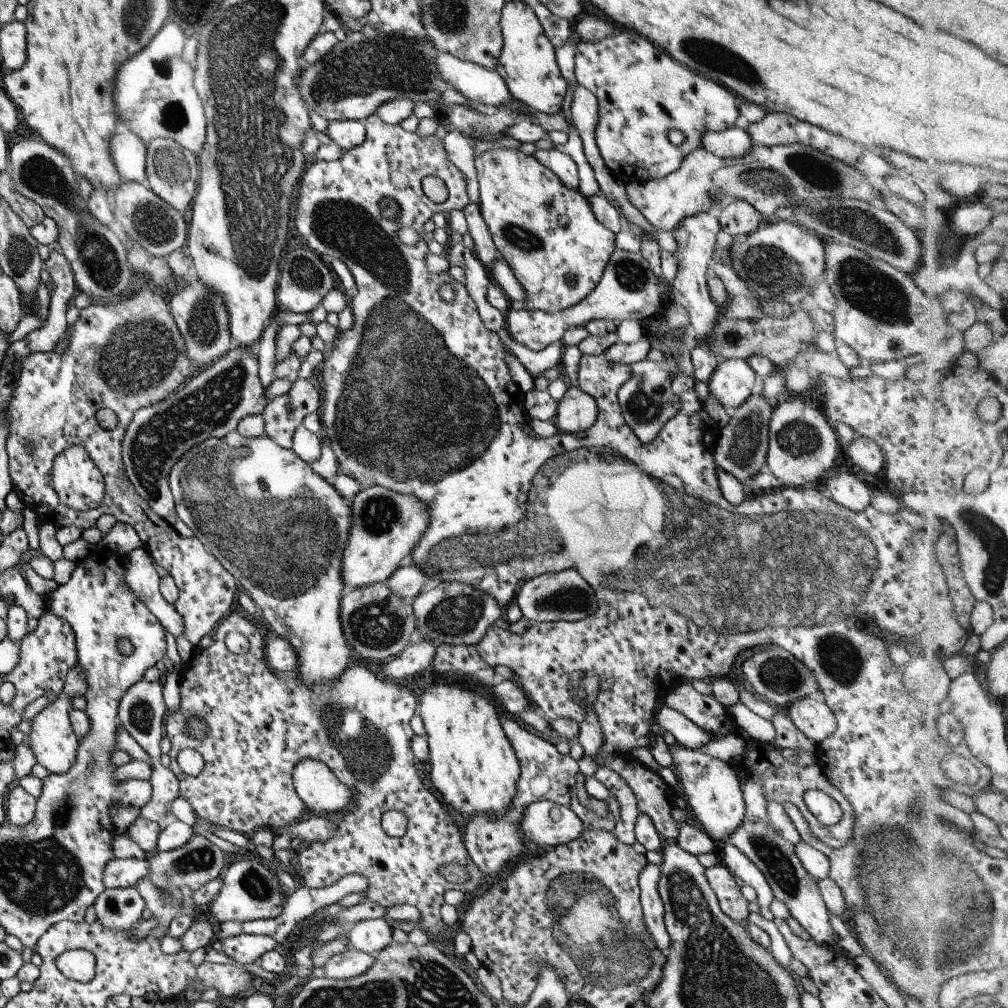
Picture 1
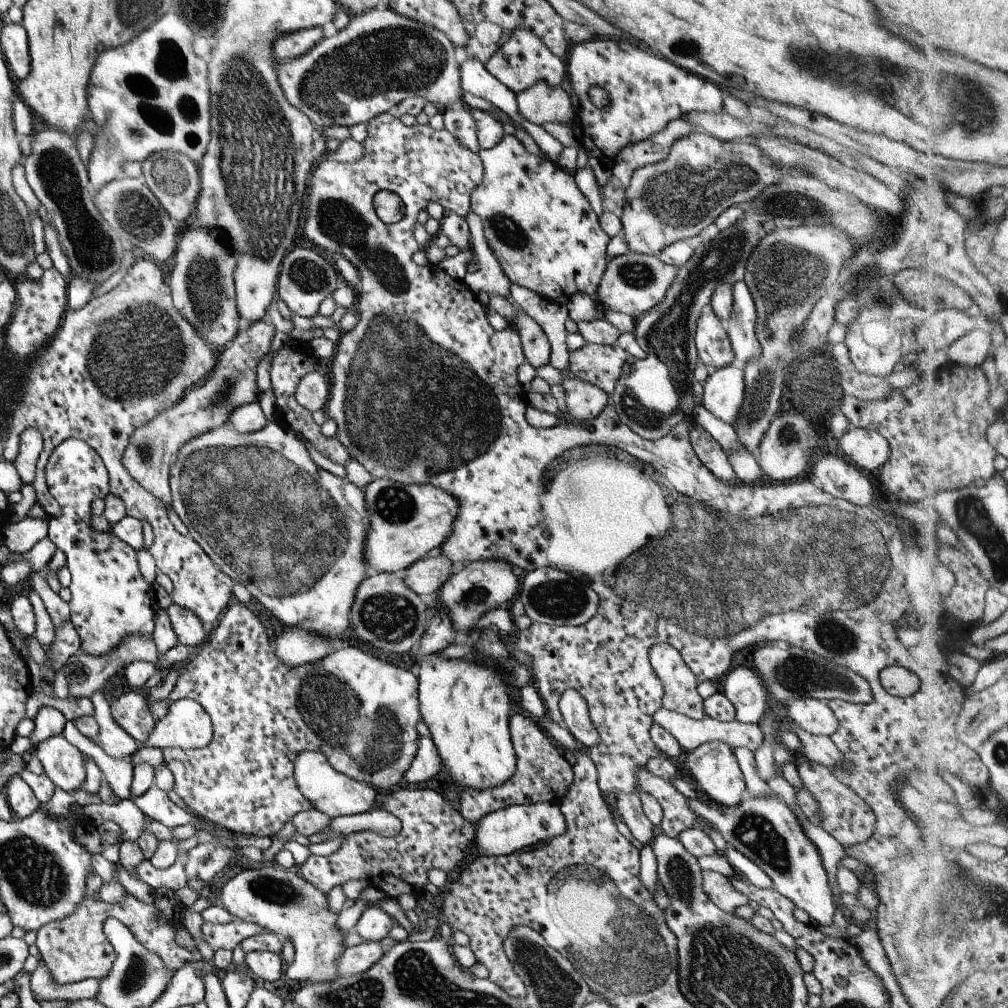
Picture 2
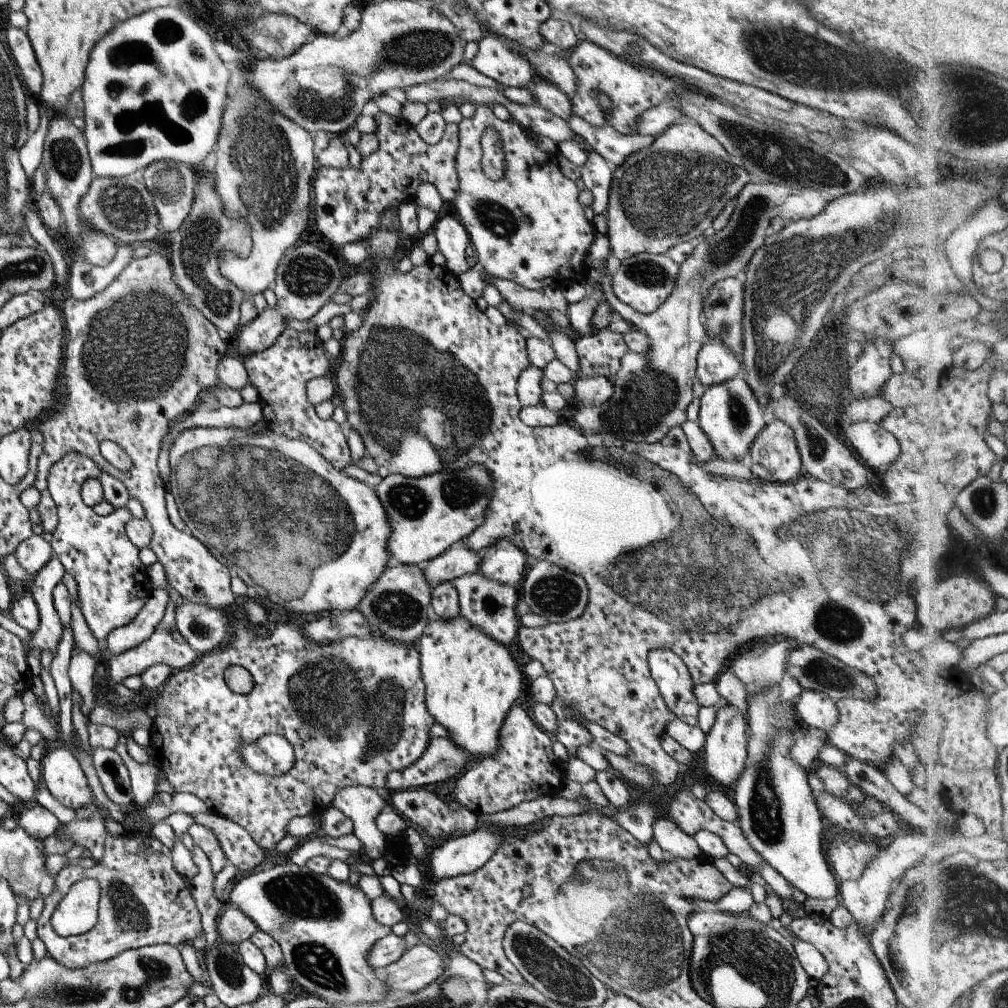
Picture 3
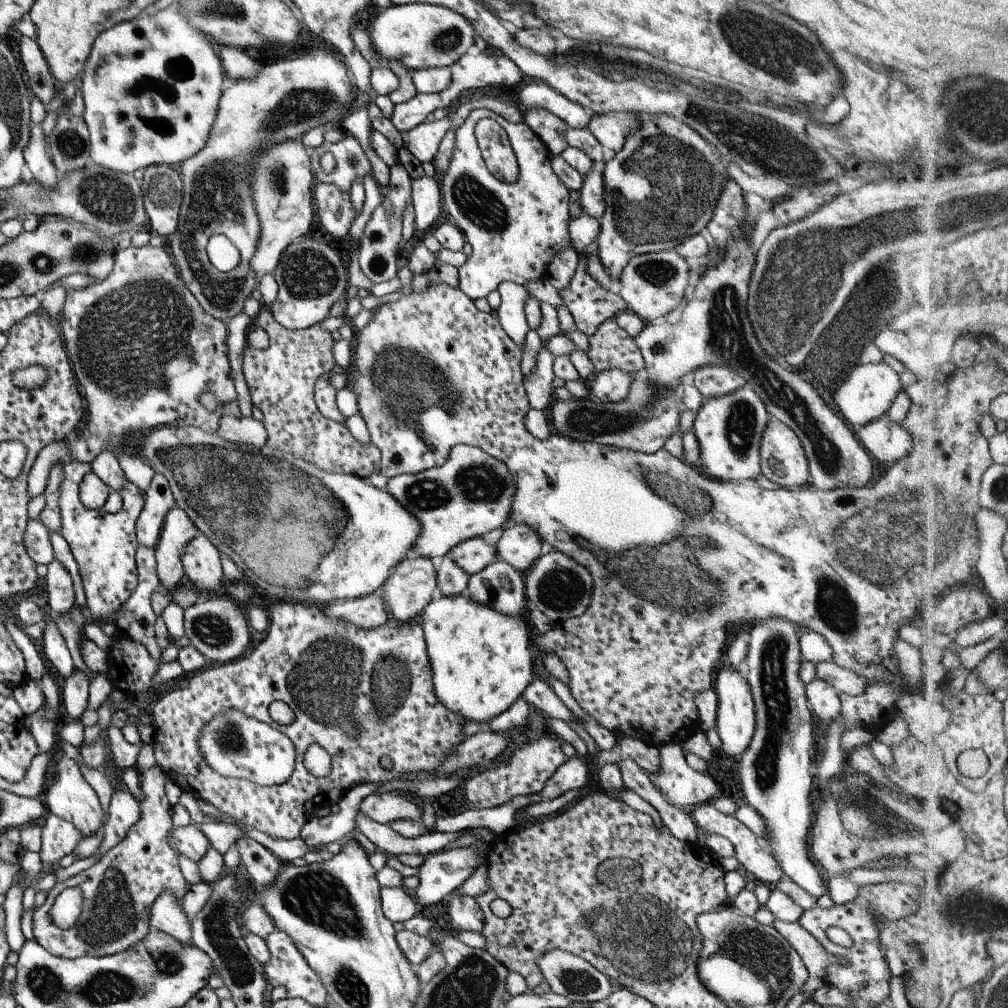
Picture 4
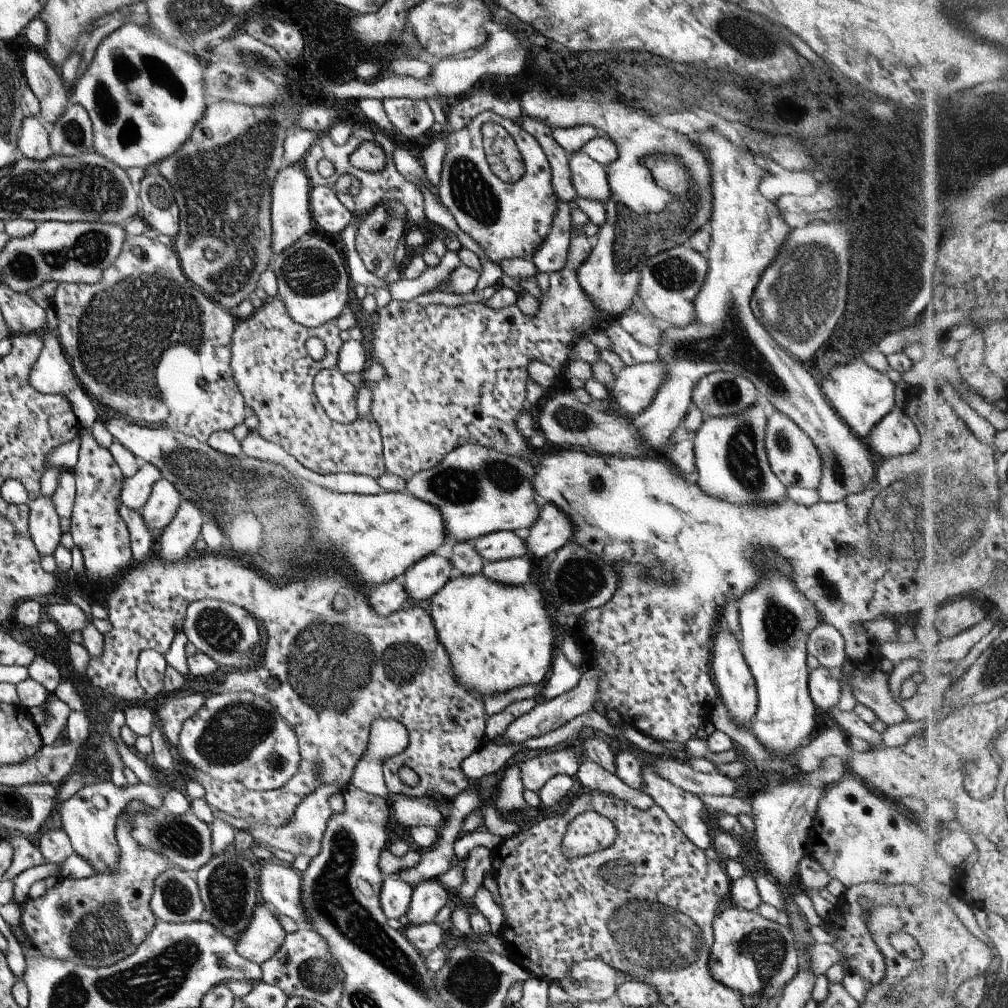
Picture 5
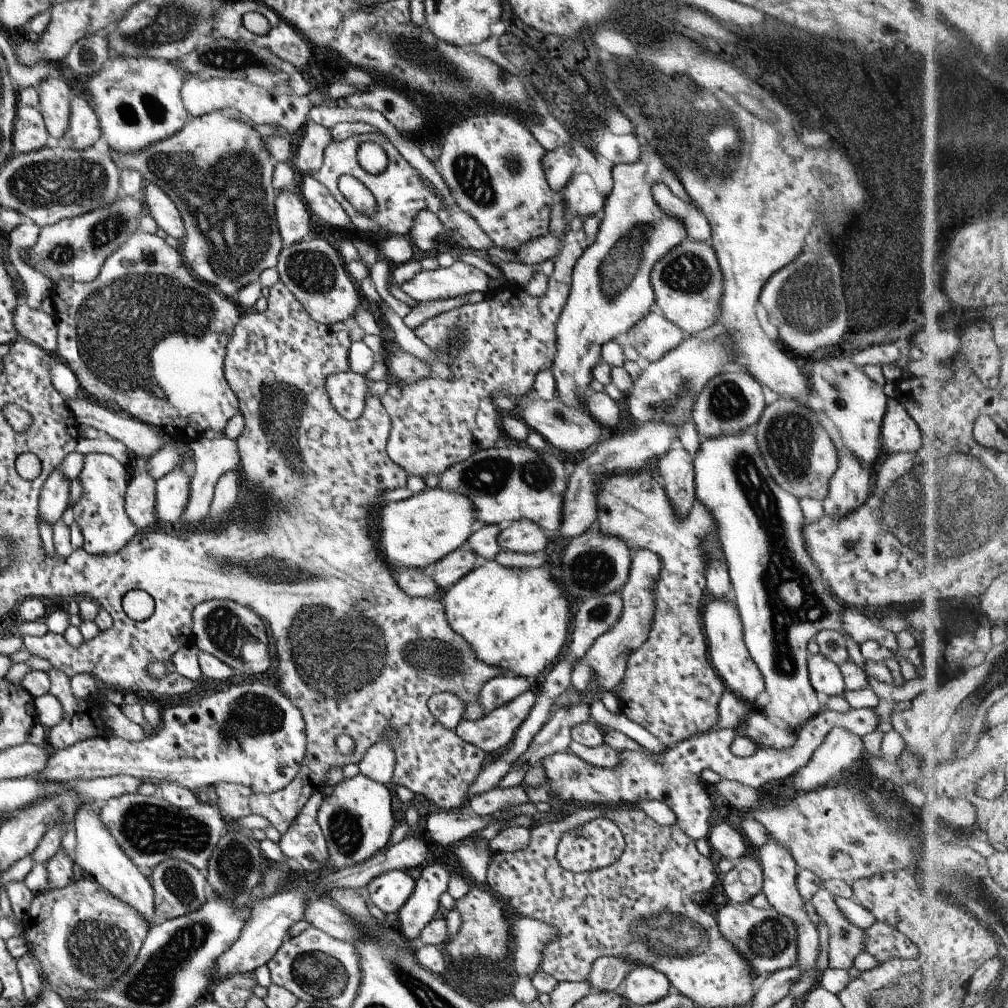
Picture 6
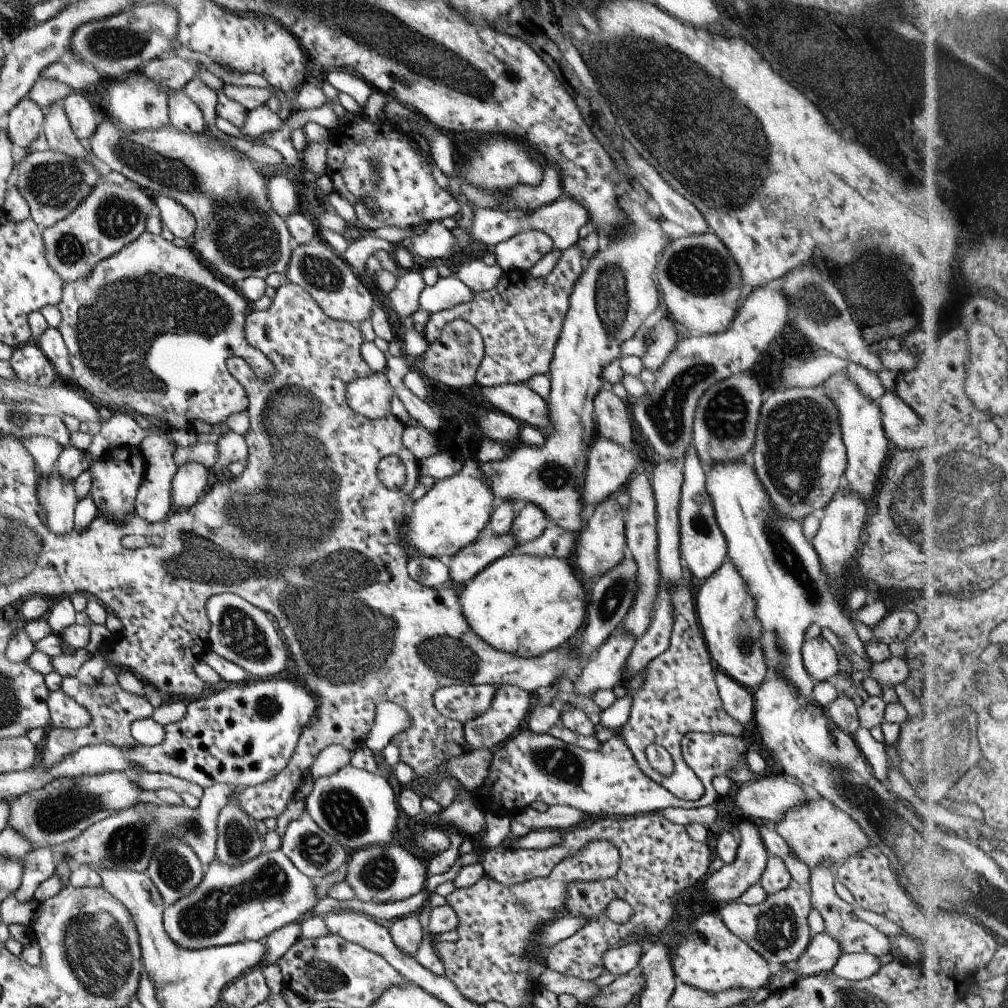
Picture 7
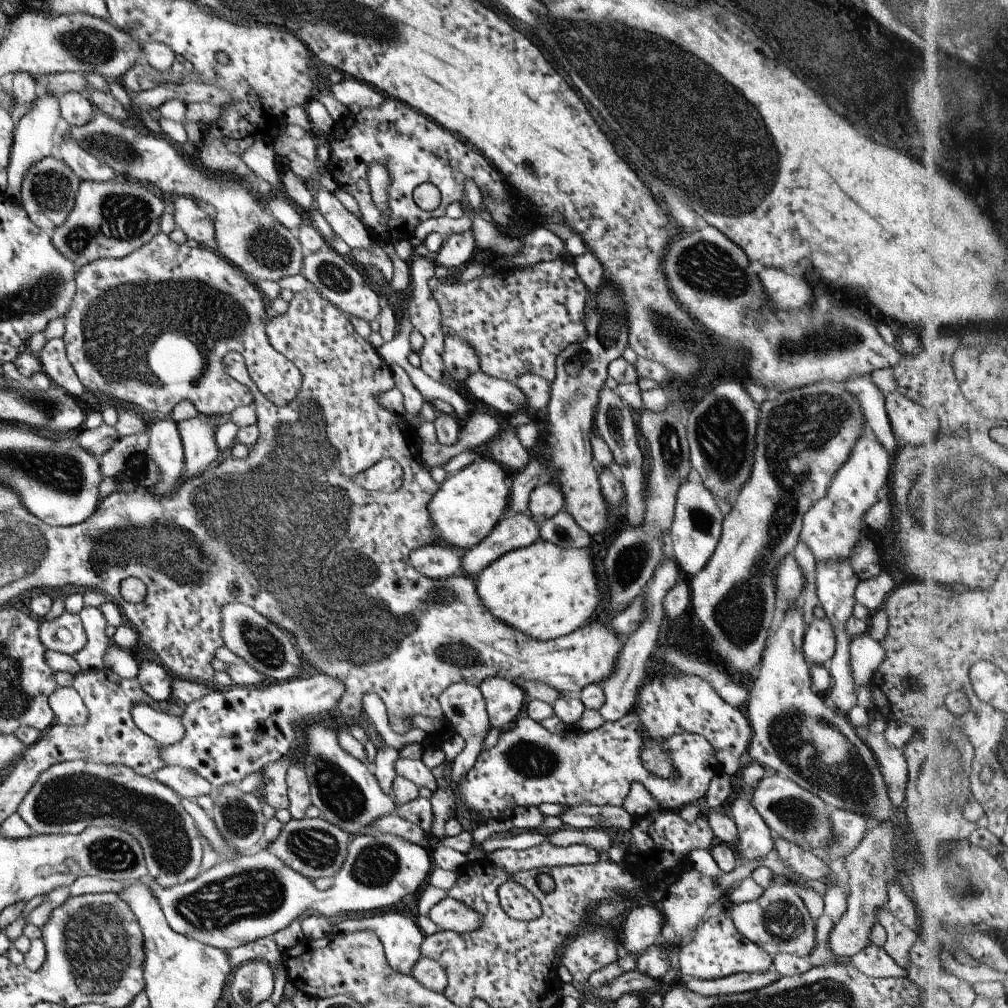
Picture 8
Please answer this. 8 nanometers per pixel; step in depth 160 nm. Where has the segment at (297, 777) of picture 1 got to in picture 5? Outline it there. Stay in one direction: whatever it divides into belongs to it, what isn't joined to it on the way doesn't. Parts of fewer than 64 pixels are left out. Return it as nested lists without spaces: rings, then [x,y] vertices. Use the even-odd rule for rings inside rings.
[[[401,795],[396,798],[390,808],[391,816],[403,826],[407,828],[417,825],[425,825],[426,827],[438,830],[444,821],[441,814],[433,806],[421,804],[415,797]]]

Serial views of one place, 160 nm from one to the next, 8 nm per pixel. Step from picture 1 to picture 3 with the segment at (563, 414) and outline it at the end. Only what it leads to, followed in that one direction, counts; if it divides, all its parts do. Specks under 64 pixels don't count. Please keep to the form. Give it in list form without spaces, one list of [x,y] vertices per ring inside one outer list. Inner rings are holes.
[[[602,376],[579,378],[572,381],[574,396],[572,403],[597,406],[609,400],[613,394],[612,380]]]

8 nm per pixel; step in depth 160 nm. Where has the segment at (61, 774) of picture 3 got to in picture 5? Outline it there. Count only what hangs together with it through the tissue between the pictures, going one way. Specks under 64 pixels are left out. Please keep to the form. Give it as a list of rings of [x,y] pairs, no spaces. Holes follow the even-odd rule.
[[[169,772],[164,782],[155,787],[139,783],[127,785],[125,788],[116,787],[111,781],[103,781],[81,787],[65,802],[58,806],[61,829],[70,840],[72,852],[79,855],[91,868],[94,874],[113,871],[118,863],[118,846],[115,838],[115,825],[118,815],[126,808],[132,799],[143,800],[147,807],[162,806],[162,796],[173,786],[179,787],[180,778],[175,772]]]

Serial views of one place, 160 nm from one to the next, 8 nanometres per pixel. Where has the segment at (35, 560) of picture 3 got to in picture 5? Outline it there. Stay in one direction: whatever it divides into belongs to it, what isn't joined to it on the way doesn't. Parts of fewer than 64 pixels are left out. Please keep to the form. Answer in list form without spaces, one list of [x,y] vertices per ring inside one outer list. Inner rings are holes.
[[[50,496],[28,499],[28,533],[40,556],[52,554],[59,544],[62,530]]]

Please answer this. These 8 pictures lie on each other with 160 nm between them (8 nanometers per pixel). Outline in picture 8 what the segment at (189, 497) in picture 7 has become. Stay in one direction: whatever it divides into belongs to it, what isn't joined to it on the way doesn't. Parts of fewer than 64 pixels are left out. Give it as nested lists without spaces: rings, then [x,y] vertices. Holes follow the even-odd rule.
[[[199,413],[176,423],[182,444],[183,476],[197,476],[217,458],[218,448],[214,441],[217,416]]]

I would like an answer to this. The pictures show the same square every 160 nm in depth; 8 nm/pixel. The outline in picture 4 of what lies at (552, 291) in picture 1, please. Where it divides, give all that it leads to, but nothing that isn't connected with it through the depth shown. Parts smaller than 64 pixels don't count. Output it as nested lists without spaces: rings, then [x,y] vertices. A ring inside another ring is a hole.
[[[488,109],[471,110],[463,123],[454,132],[454,145],[447,168],[439,184],[443,208],[451,216],[453,224],[460,230],[464,241],[472,248],[464,264],[458,266],[458,288],[472,301],[487,296],[501,281],[513,281],[522,285],[527,281],[545,278],[546,266],[559,250],[570,246],[567,212],[570,186],[565,186],[553,174],[550,165],[551,154],[541,139],[523,122],[517,124],[505,121]],[[481,119],[497,121],[506,132],[510,147],[516,156],[518,177],[514,183],[502,183],[486,169],[477,143],[477,128]]]

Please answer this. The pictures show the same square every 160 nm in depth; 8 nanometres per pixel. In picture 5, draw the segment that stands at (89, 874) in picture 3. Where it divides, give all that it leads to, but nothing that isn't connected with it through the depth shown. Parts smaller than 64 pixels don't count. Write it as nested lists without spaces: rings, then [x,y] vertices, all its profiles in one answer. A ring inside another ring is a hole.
[[[132,799],[128,802],[126,808],[119,814],[116,819],[115,827],[115,838],[118,846],[118,863],[116,868],[113,871],[107,871],[105,873],[95,873],[89,875],[88,877],[82,879],[63,879],[54,885],[52,888],[48,888],[46,892],[37,898],[26,897],[26,899],[21,904],[21,926],[23,927],[24,934],[27,936],[29,943],[35,949],[37,949],[41,955],[50,958],[50,959],[59,959],[60,961],[69,961],[75,963],[76,965],[83,965],[86,967],[97,968],[97,967],[108,967],[120,960],[123,960],[125,957],[128,957],[133,951],[134,948],[141,944],[141,941],[147,936],[147,933],[150,931],[152,926],[155,923],[155,918],[150,911],[148,902],[152,893],[152,886],[154,885],[154,878],[165,869],[168,869],[167,863],[168,860],[157,854],[155,851],[147,850],[146,848],[140,847],[138,843],[131,838],[130,835],[130,818],[134,815],[134,812],[137,811],[148,811],[151,807],[147,807],[143,800]]]

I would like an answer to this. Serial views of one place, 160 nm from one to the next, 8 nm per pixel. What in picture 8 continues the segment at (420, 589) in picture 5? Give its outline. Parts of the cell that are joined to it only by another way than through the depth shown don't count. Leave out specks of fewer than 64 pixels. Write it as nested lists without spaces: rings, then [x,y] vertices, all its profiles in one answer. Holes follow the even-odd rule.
[[[528,513],[505,516],[475,546],[460,557],[460,572],[473,578],[504,552],[529,546],[540,538],[538,525]]]

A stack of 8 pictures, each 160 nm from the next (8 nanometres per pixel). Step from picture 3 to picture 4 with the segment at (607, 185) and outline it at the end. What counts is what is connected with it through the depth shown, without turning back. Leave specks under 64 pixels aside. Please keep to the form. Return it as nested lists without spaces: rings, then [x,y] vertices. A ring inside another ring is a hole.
[[[593,164],[592,170],[589,171],[584,177],[582,177],[582,184],[578,186],[579,191],[579,208],[580,212],[593,218],[599,220],[604,213],[604,180],[602,177],[602,173],[598,168],[595,169],[599,171],[599,173],[593,171]]]

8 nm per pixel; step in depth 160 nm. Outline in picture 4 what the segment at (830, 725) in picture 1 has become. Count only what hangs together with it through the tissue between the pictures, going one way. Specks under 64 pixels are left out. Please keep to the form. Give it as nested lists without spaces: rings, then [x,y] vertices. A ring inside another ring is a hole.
[[[813,679],[805,683],[804,693],[809,712],[829,723],[840,712],[836,690],[821,679]]]

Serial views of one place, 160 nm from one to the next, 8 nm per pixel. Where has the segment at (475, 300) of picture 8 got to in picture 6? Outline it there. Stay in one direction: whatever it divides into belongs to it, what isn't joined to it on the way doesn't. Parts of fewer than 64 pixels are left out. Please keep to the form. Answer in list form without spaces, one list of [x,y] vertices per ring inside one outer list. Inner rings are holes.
[[[582,229],[578,231],[566,230],[561,240],[560,249],[558,250],[558,253],[553,260],[554,267],[551,276],[548,276],[548,281],[546,282],[546,290],[541,296],[533,297],[529,295],[524,288],[513,288],[510,285],[495,287],[489,289],[480,302],[464,303],[463,305],[451,309],[450,311],[439,313],[431,318],[426,319],[425,322],[422,322],[419,326],[417,326],[417,328],[415,328],[415,330],[412,330],[415,336],[417,336],[417,338],[419,338],[419,340],[421,340],[425,346],[431,348],[433,352],[435,349],[442,349],[448,343],[448,340],[451,337],[454,338],[454,341],[460,342],[460,350],[458,351],[457,355],[454,355],[453,362],[447,365],[447,367],[453,373],[453,380],[442,380],[434,374],[433,376],[418,379],[414,383],[398,384],[397,387],[394,386],[392,392],[380,397],[380,403],[383,405],[383,408],[386,410],[386,413],[390,418],[390,431],[386,440],[386,453],[388,454],[388,457],[391,461],[393,461],[396,465],[399,465],[408,475],[420,476],[421,478],[424,478],[426,474],[439,475],[448,466],[451,466],[453,463],[460,463],[461,461],[464,461],[466,458],[469,458],[475,451],[479,449],[487,450],[493,448],[495,445],[498,445],[504,441],[503,430],[500,427],[500,419],[497,418],[497,412],[495,411],[493,404],[491,404],[489,396],[501,395],[517,397],[519,395],[529,393],[531,390],[533,390],[532,384],[534,383],[534,378],[537,376],[537,374],[539,374],[539,372],[549,371],[556,349],[554,328],[559,313],[562,311],[563,305],[565,304],[566,298],[569,294],[572,268],[577,258],[579,258],[581,254],[583,254],[583,251],[587,248],[589,242],[590,241],[587,240]],[[461,333],[464,334],[463,341],[458,338]]]

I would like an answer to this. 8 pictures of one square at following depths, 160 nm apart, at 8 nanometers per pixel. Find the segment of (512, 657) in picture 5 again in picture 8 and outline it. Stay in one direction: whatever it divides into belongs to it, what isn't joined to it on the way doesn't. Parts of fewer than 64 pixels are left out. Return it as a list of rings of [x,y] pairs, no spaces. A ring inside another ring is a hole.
[[[541,538],[529,546],[504,552],[475,576],[474,583],[478,598],[492,617],[538,641],[583,626],[601,600],[589,549],[559,548]]]

